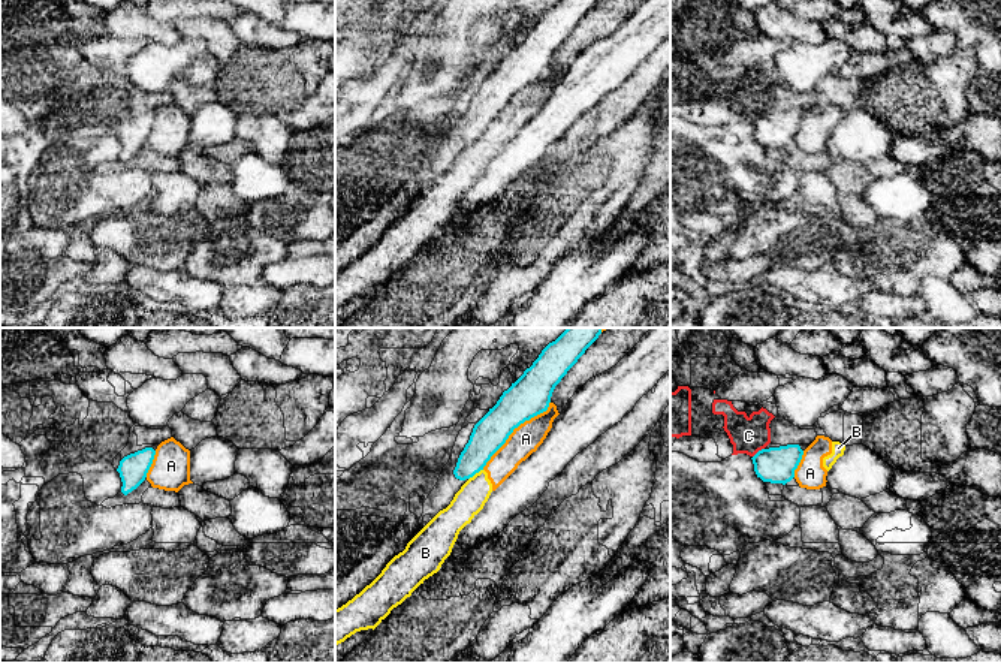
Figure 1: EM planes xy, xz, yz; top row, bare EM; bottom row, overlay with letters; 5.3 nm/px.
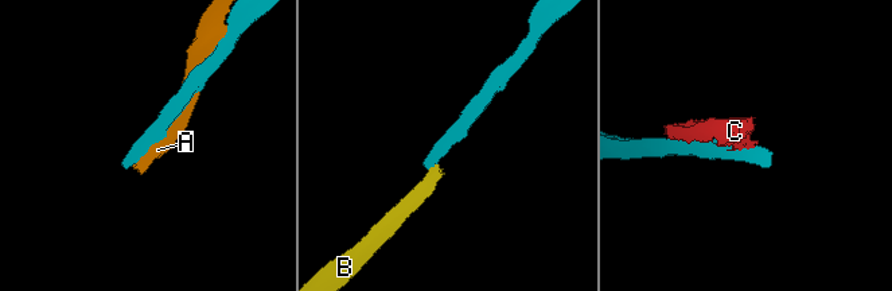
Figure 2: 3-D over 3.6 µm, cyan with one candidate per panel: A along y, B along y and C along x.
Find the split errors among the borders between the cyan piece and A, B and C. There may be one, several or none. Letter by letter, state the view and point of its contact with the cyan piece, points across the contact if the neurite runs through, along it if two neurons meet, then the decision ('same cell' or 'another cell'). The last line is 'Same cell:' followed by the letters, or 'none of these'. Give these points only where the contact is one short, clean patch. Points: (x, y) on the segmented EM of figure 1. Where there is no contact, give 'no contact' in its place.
A: xz (513, 428) | another cell
B: xz (475, 473) | along xz (482, 469), (469, 479) | another cell
C: yz (757, 452) | along yz (763, 448), (753, 457) | another cell
Same cell: none of these

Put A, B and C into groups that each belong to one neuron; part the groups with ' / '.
A B / C

